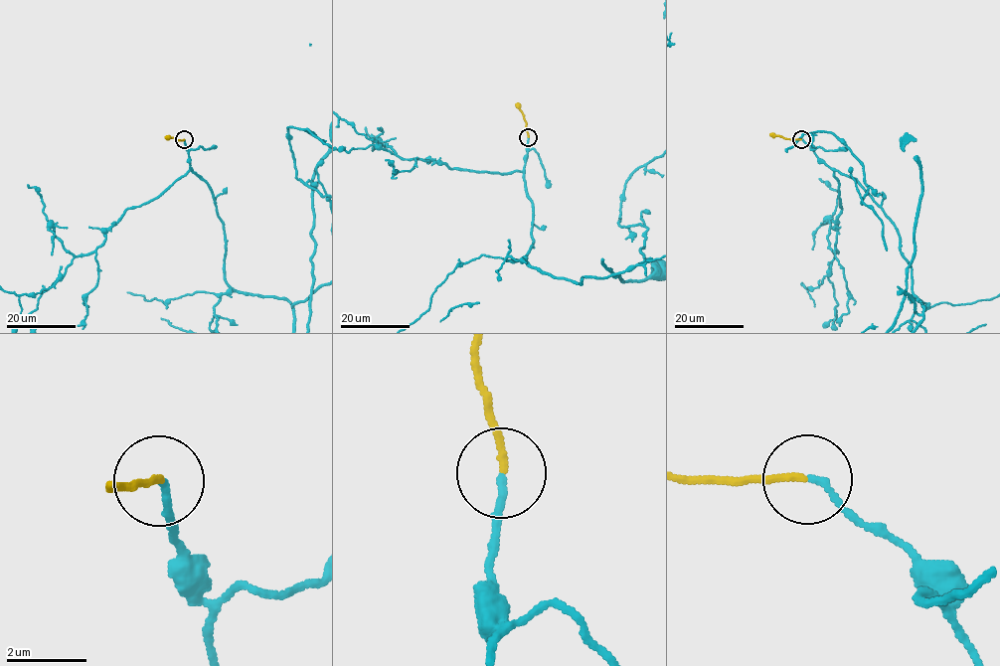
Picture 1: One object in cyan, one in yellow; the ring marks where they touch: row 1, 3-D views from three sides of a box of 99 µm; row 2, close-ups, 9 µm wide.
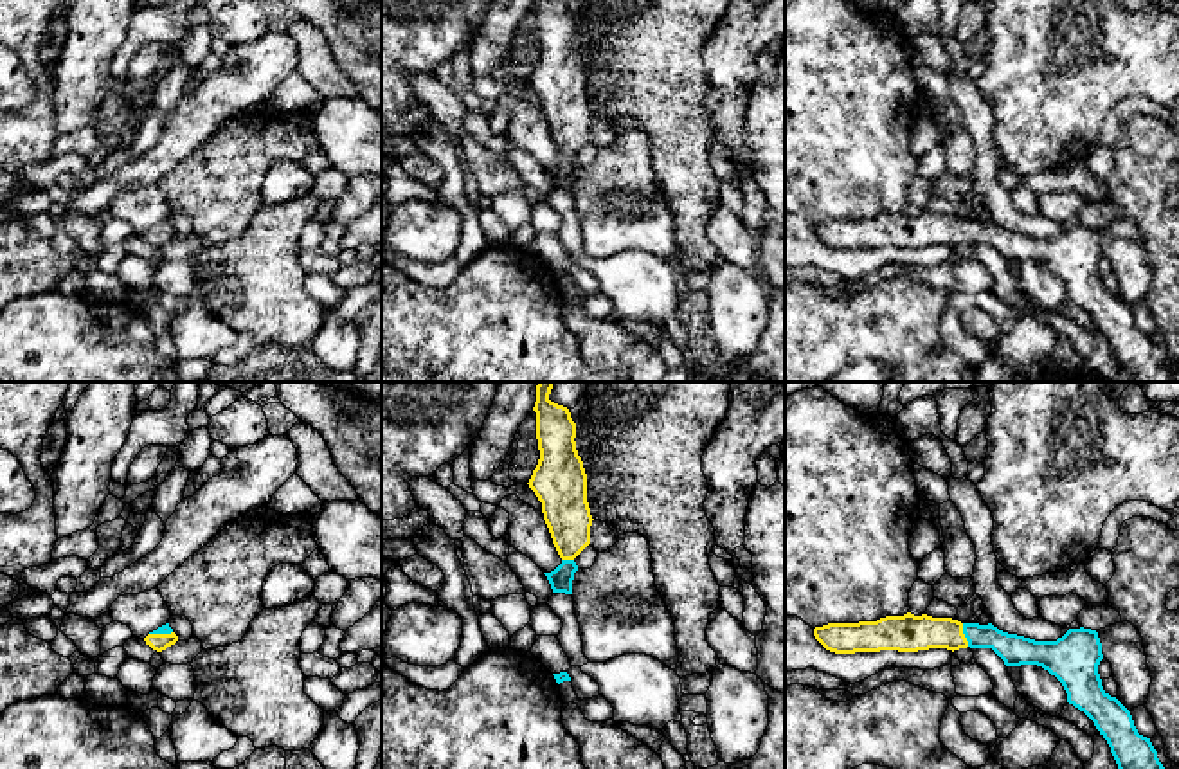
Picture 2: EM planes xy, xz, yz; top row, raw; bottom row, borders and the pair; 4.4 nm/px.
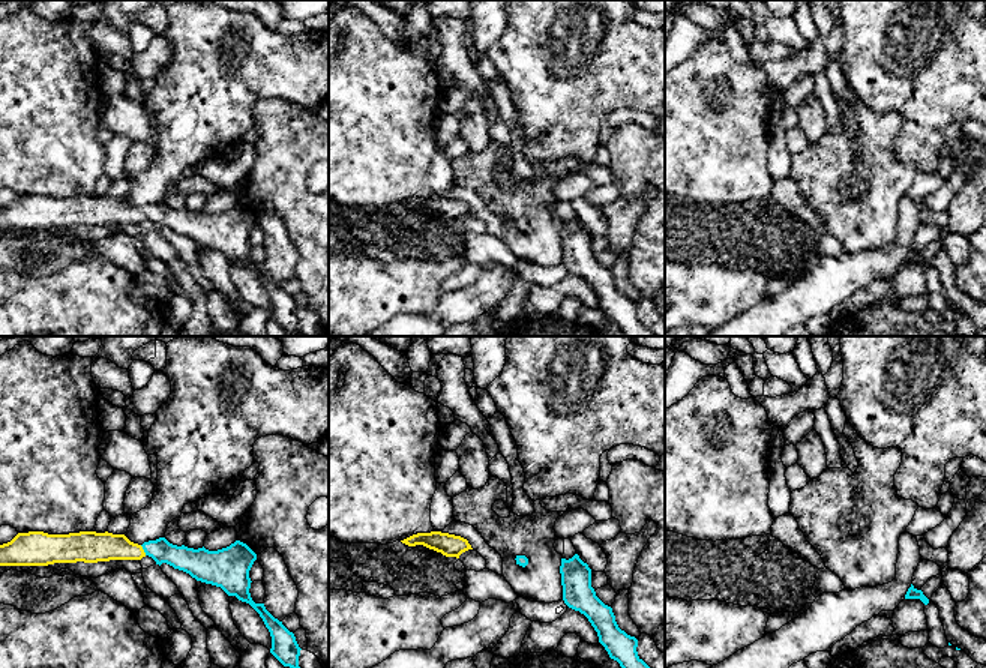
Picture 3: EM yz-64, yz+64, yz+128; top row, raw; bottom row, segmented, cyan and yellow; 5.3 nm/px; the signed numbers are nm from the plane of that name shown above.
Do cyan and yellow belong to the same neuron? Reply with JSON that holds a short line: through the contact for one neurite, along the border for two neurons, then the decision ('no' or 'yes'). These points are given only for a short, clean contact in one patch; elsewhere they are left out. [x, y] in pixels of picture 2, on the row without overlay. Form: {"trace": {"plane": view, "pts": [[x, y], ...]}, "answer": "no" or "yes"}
{"trace": {"plane": "yz", "pts": [[1016, 247], [990, 233], [963, 229], [908, 229]]}, "answer": "yes"}

